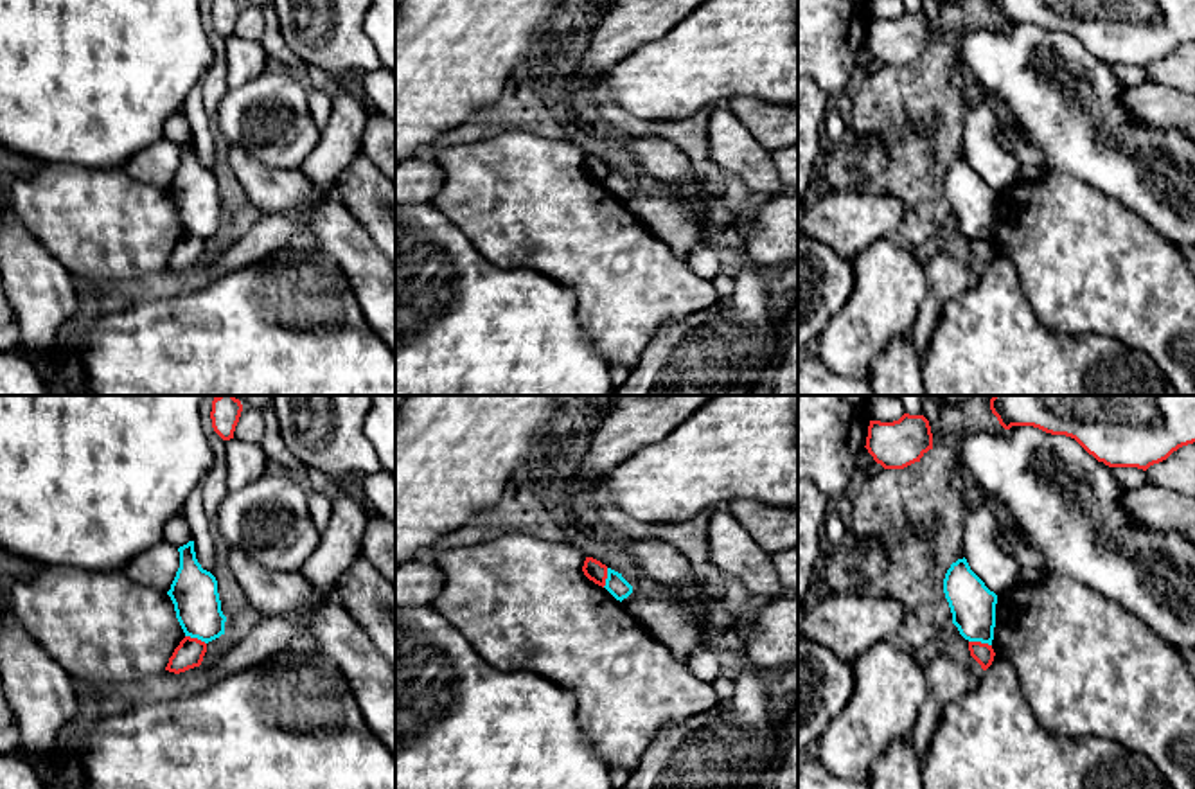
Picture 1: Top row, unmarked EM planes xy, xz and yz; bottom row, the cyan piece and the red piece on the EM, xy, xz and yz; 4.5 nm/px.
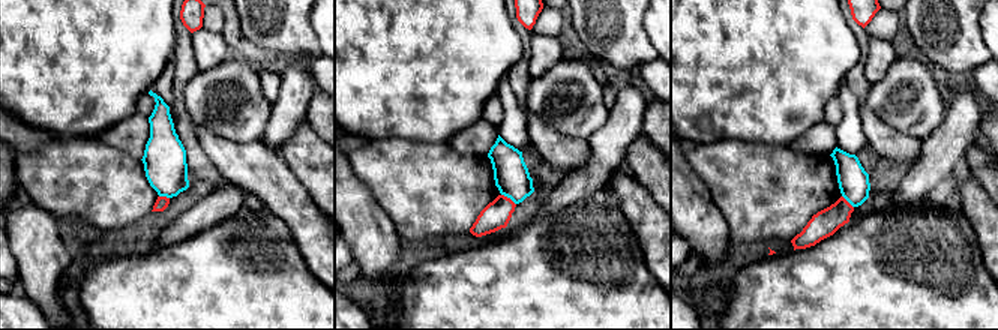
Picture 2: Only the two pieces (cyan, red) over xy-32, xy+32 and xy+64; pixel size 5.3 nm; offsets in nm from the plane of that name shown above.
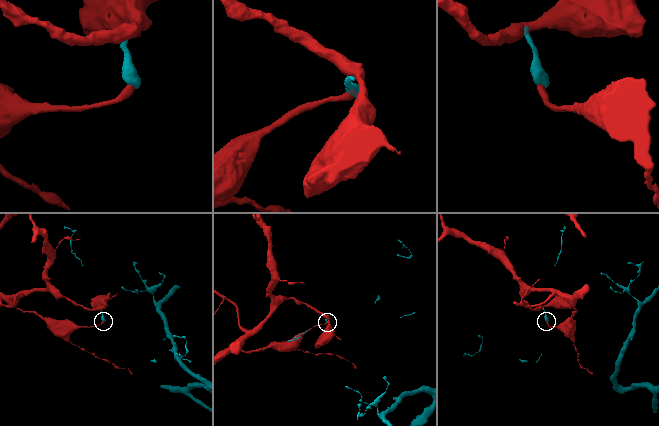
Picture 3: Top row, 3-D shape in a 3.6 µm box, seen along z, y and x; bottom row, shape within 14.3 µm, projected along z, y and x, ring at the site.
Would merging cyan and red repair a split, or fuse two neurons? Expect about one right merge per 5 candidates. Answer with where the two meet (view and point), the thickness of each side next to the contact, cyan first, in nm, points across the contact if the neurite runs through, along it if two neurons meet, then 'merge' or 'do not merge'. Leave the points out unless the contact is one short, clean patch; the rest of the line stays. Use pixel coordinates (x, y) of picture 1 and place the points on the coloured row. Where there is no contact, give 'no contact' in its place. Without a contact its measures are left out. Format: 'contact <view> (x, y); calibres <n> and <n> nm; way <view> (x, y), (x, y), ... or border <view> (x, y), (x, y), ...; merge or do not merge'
contact yz (980, 640); calibres 200 and 90 nm; do not merge

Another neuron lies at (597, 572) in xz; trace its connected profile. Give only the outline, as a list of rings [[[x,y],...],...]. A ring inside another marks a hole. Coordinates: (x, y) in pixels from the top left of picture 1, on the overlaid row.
[[[586,557],[582,566],[584,575],[598,586],[606,586],[607,566],[593,557]]]

